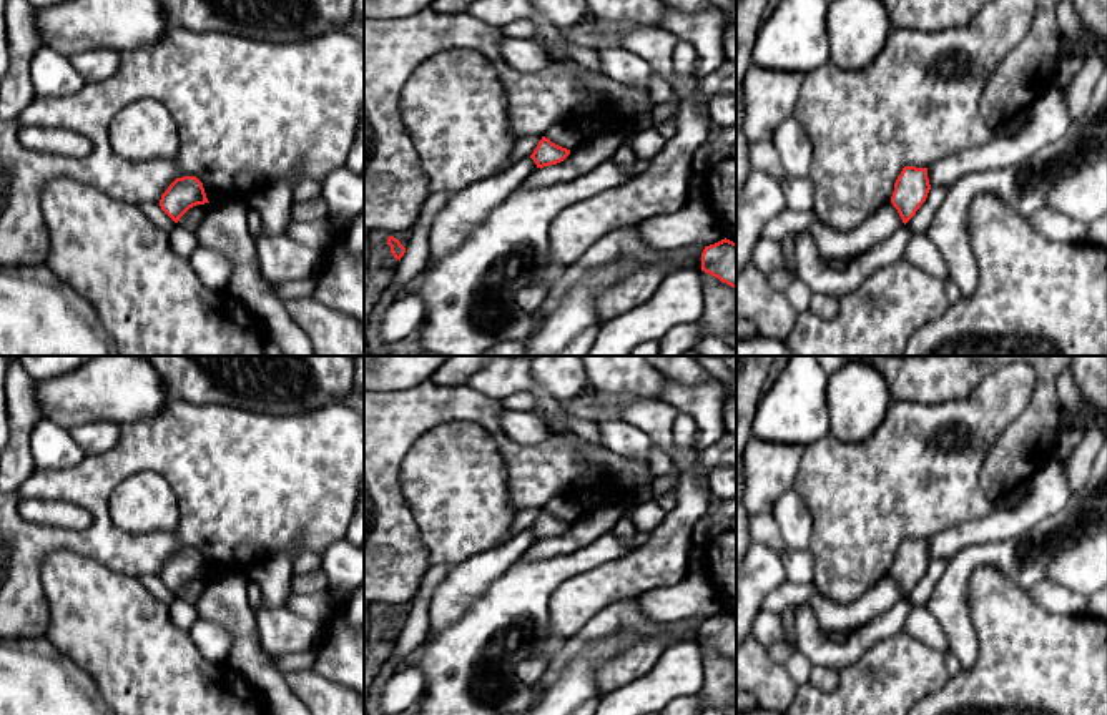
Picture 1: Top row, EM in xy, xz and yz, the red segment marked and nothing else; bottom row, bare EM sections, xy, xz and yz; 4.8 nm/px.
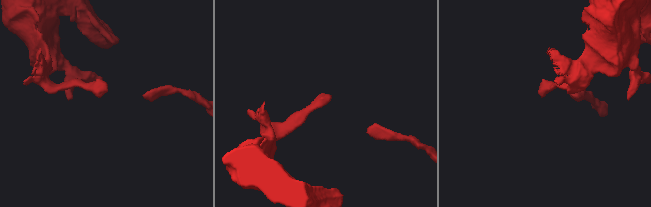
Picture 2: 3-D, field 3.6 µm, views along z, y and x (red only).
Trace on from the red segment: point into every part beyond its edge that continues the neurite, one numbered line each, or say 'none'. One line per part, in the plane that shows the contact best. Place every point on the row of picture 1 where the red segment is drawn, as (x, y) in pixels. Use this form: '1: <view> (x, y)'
none

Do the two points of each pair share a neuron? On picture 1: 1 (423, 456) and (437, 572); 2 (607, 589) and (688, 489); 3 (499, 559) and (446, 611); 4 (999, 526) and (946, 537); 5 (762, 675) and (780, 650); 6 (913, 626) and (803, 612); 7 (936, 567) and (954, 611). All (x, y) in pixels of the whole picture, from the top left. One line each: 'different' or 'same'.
1: different
2: same
3: same
4: same
5: different
6: different
7: different

